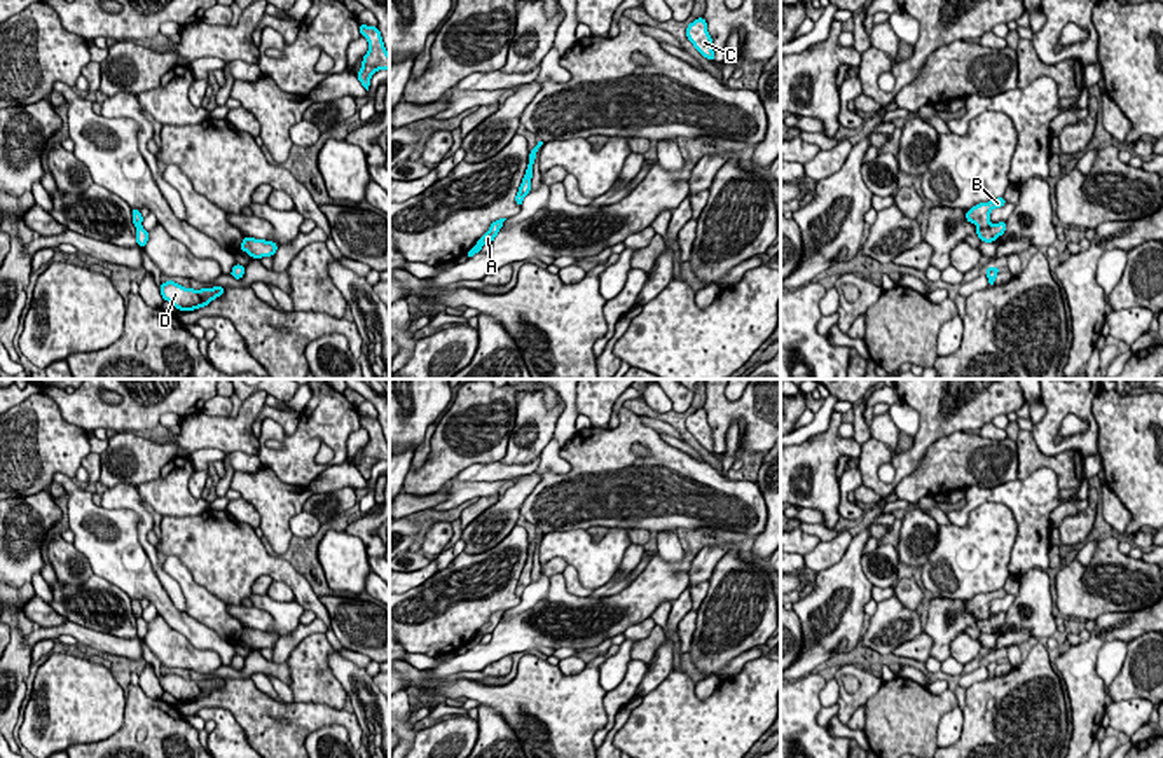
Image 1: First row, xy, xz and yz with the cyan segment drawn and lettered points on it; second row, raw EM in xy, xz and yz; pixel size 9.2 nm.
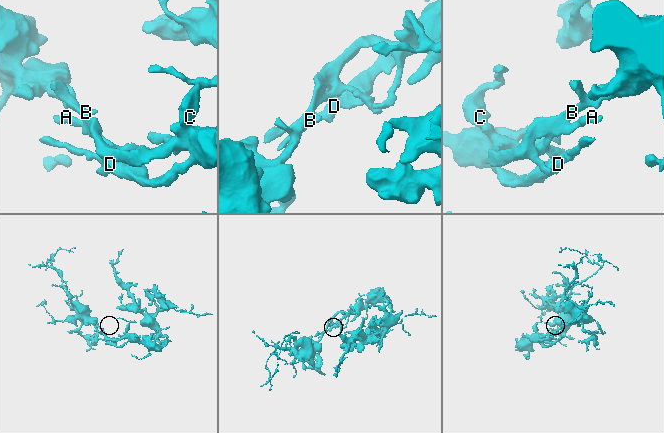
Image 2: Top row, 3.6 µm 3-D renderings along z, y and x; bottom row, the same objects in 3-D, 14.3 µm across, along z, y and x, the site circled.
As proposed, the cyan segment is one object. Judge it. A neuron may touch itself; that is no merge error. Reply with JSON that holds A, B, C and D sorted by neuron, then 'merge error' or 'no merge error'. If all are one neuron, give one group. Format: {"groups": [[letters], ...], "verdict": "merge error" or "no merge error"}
{"groups": [["A", "B", "C", "D"]], "verdict": "no merge error"}

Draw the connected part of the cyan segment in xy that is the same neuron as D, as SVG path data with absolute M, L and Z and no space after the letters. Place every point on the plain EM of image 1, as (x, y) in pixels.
M173 671L161 674L159 681L162 690L171 693L178 702L194 702L204 699L217 688L224 686L224 678L194 681L194 679L183 679Z

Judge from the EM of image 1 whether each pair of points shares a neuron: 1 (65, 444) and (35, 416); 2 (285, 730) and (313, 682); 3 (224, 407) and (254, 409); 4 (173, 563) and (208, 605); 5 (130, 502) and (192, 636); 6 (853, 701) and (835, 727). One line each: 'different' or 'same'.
1: same
2: different
3: different
4: same
5: different
6: different

